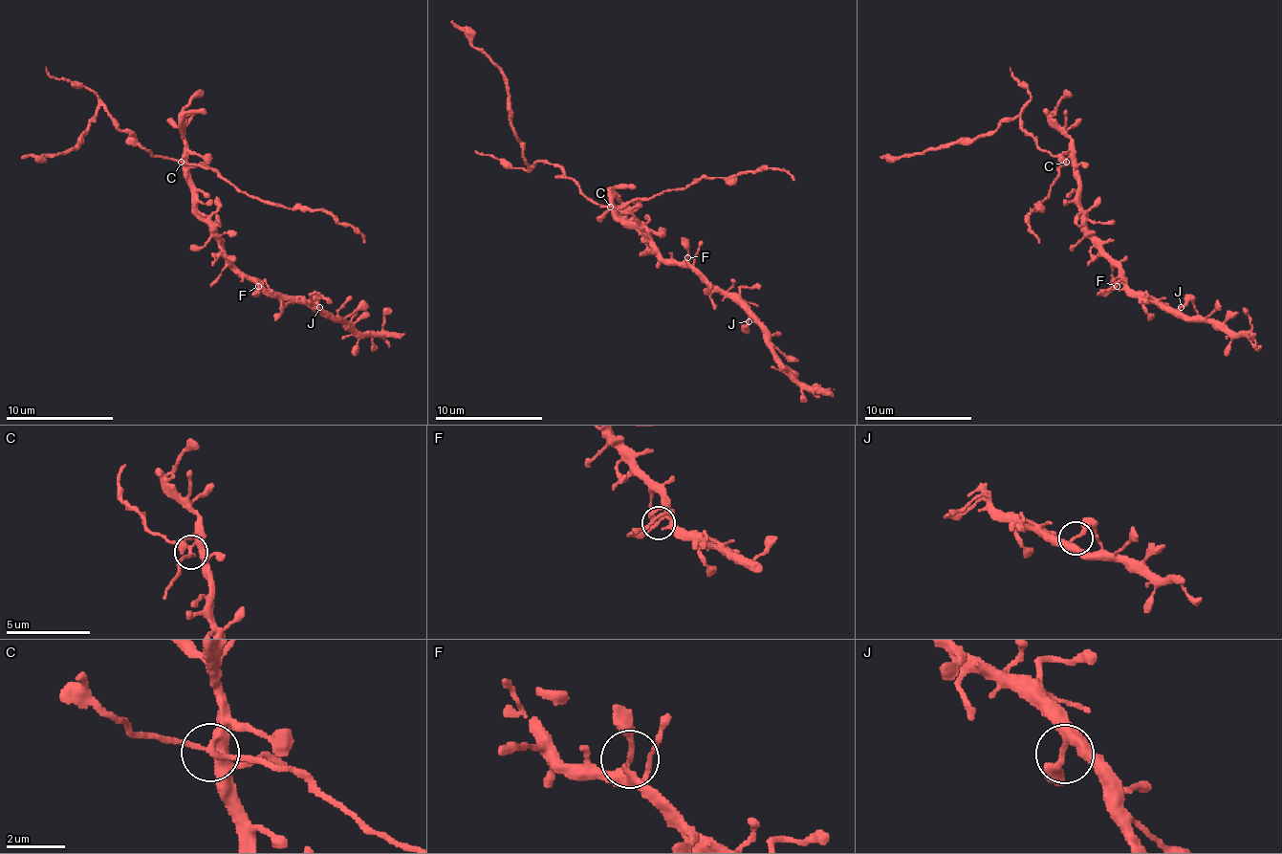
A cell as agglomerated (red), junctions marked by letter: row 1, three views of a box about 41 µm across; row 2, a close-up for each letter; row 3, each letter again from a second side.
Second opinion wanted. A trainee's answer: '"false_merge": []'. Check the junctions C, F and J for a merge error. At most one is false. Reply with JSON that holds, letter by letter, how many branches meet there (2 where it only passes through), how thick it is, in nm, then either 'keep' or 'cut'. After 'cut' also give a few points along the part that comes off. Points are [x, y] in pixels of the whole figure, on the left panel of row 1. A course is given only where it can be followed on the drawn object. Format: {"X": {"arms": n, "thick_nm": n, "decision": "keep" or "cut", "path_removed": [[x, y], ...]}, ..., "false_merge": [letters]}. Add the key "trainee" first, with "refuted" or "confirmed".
{"trainee": "refuted", "C": {"arms": 3, "thick_nm": 190, "decision": "cut", "path_removed": [[181, 163], [156, 157], [100, 109], [74, 146], [52, 155], [22, 157]]}, "F": {"arms": 3, "thick_nm": 200, "decision": "keep"}, "J": {"arms": 3, "thick_nm": 240, "decision": "keep"}, "false_merge": ["C"]}

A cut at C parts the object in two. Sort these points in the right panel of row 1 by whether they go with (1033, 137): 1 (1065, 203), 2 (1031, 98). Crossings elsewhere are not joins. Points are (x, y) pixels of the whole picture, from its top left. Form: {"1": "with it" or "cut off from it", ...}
{"1": "cut off from it", "2": "with it"}

